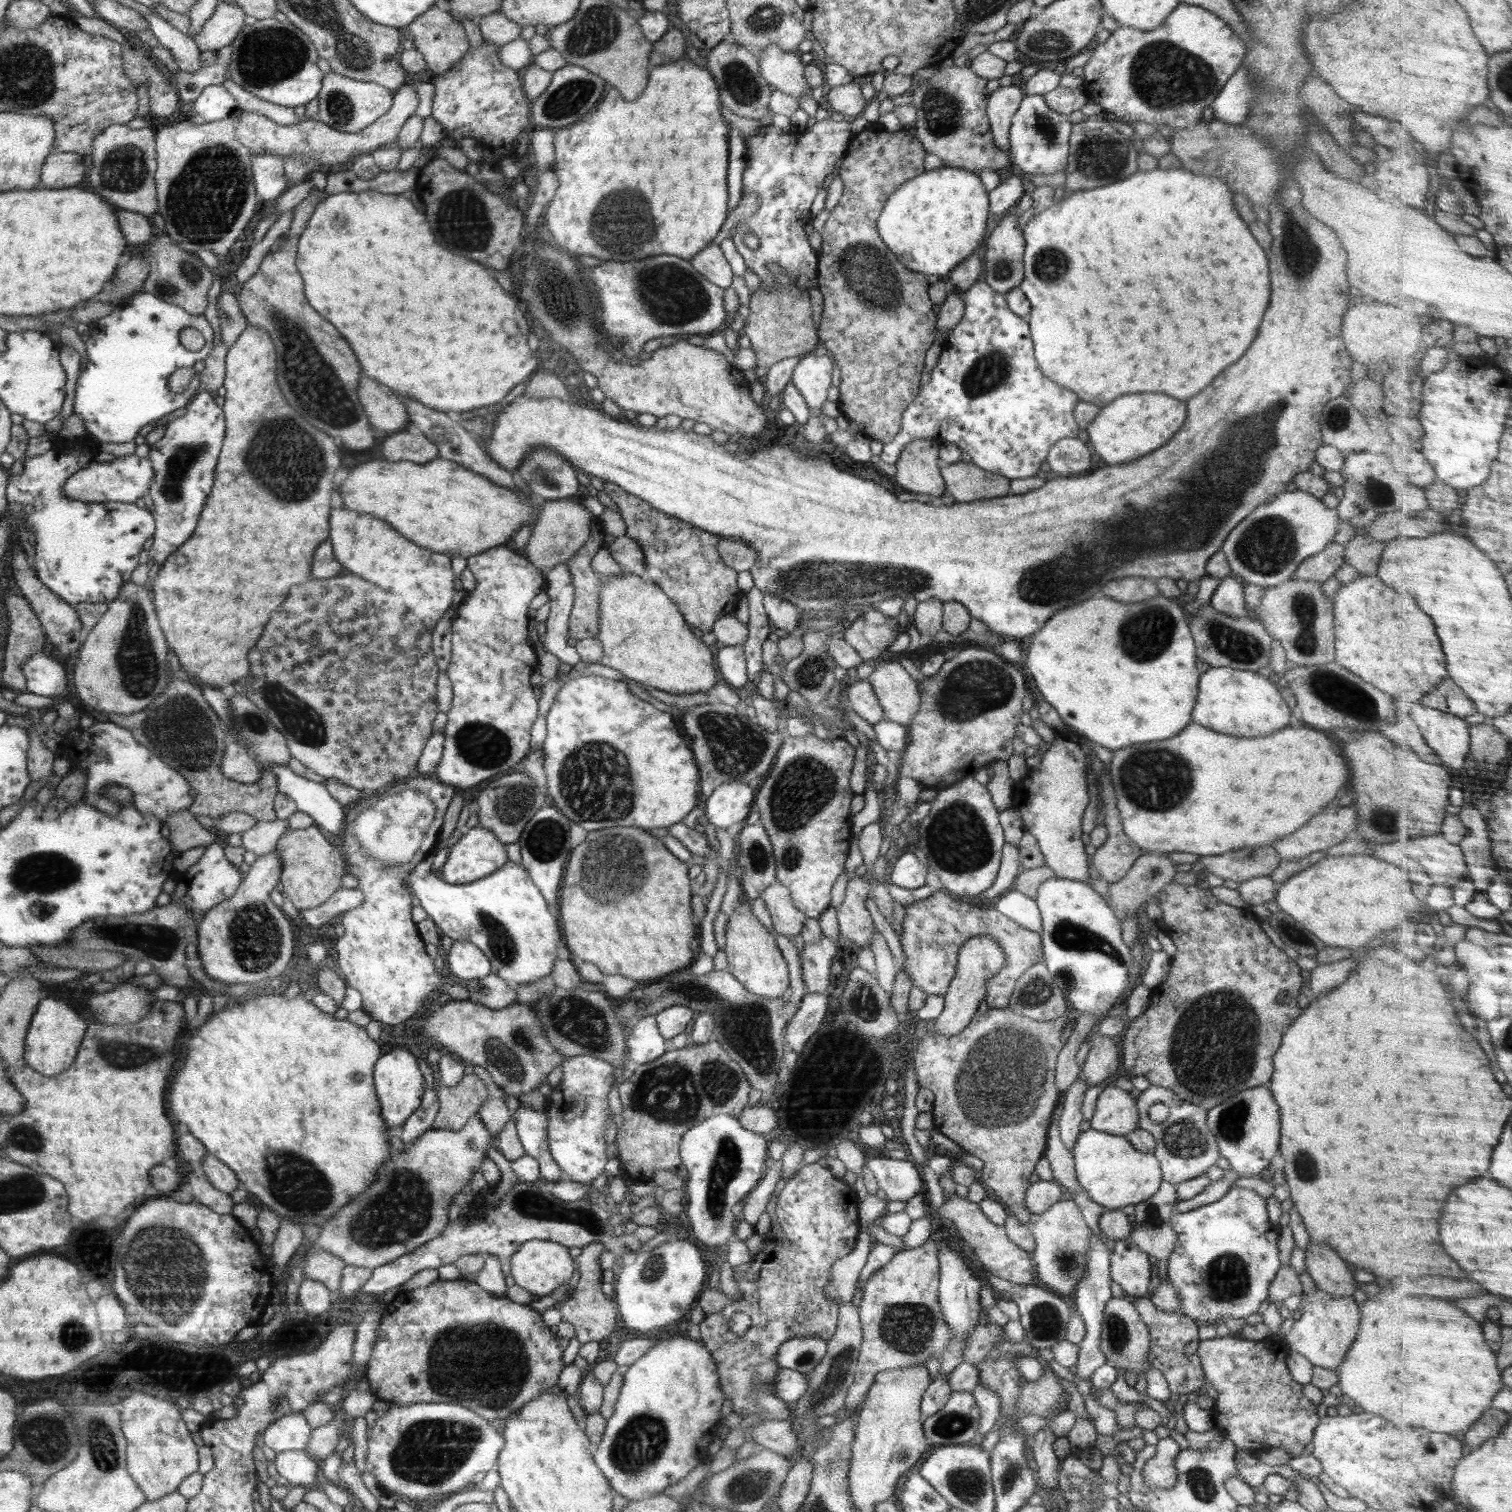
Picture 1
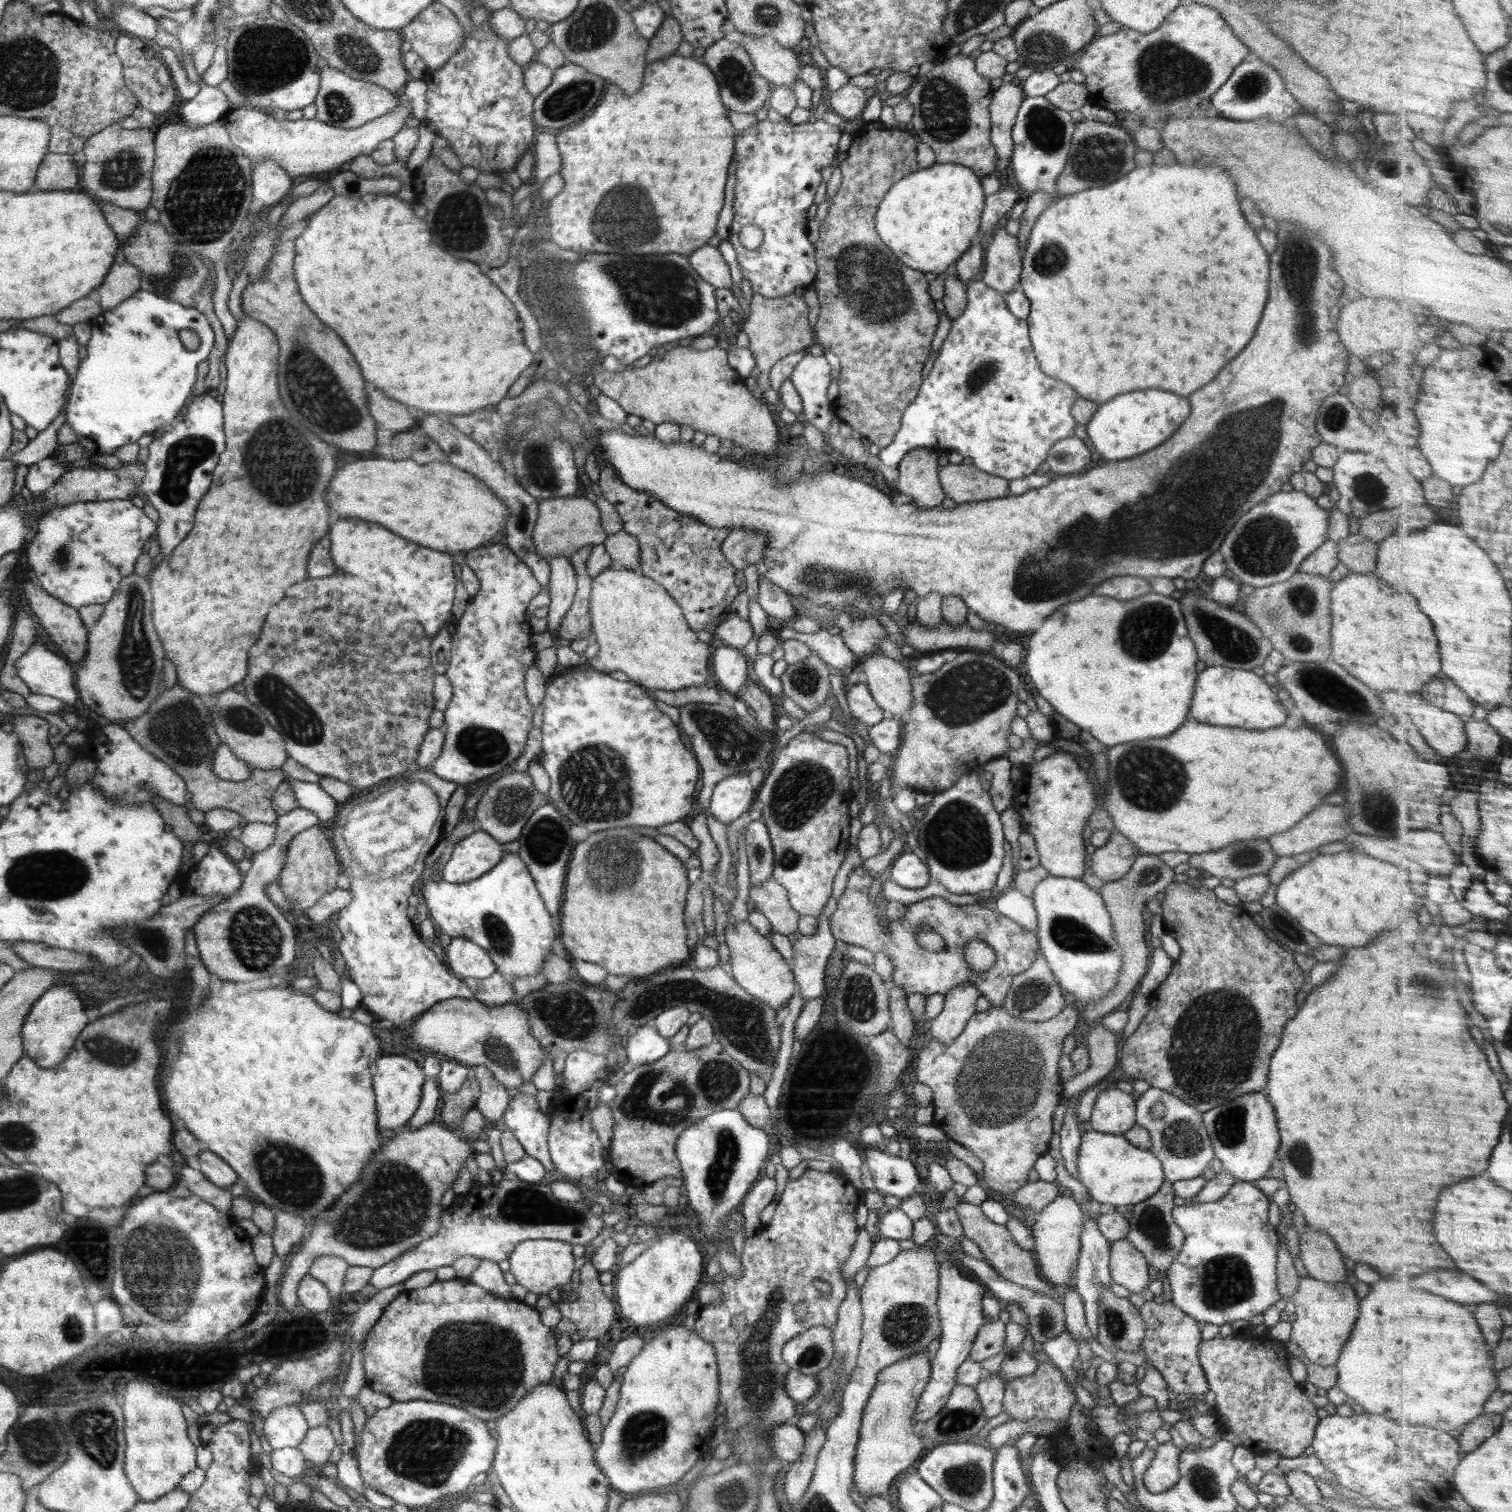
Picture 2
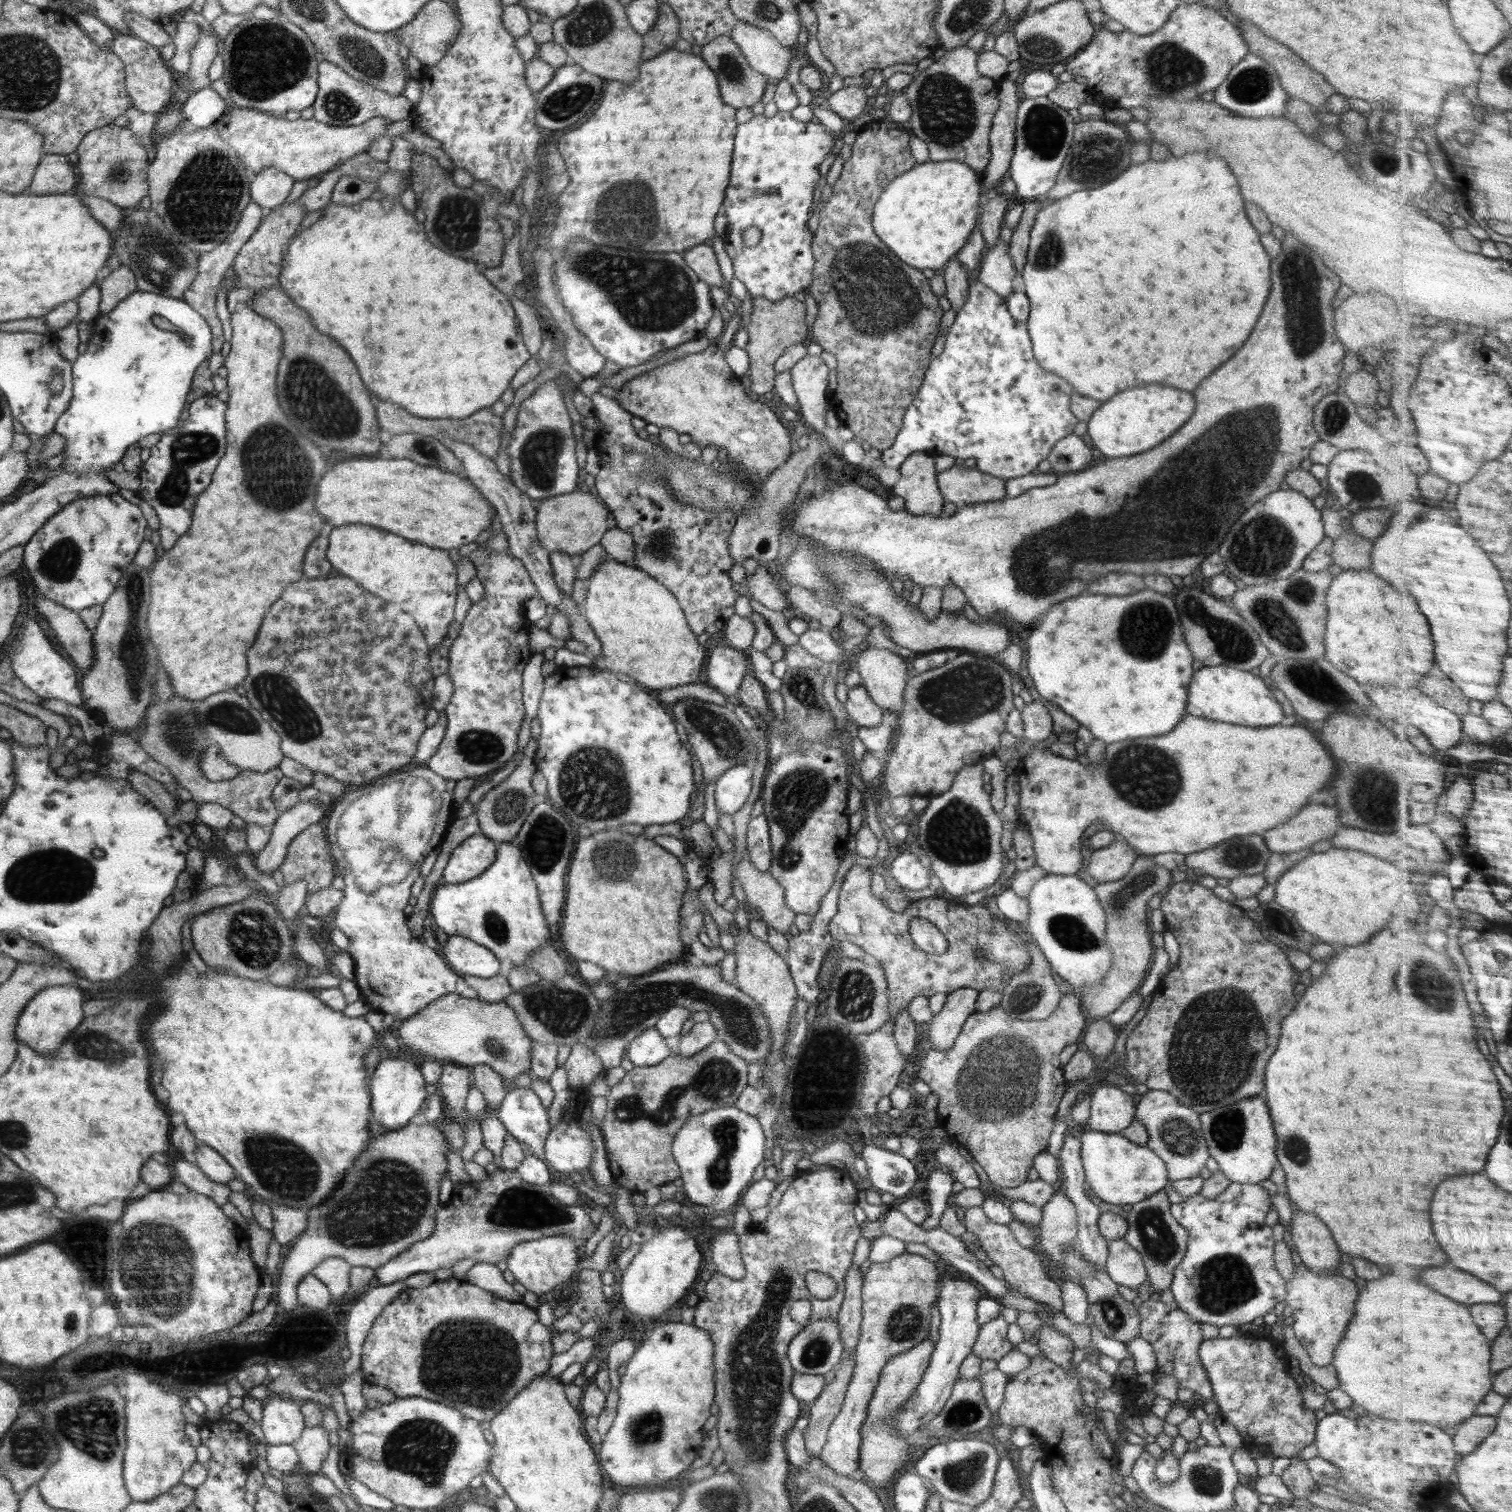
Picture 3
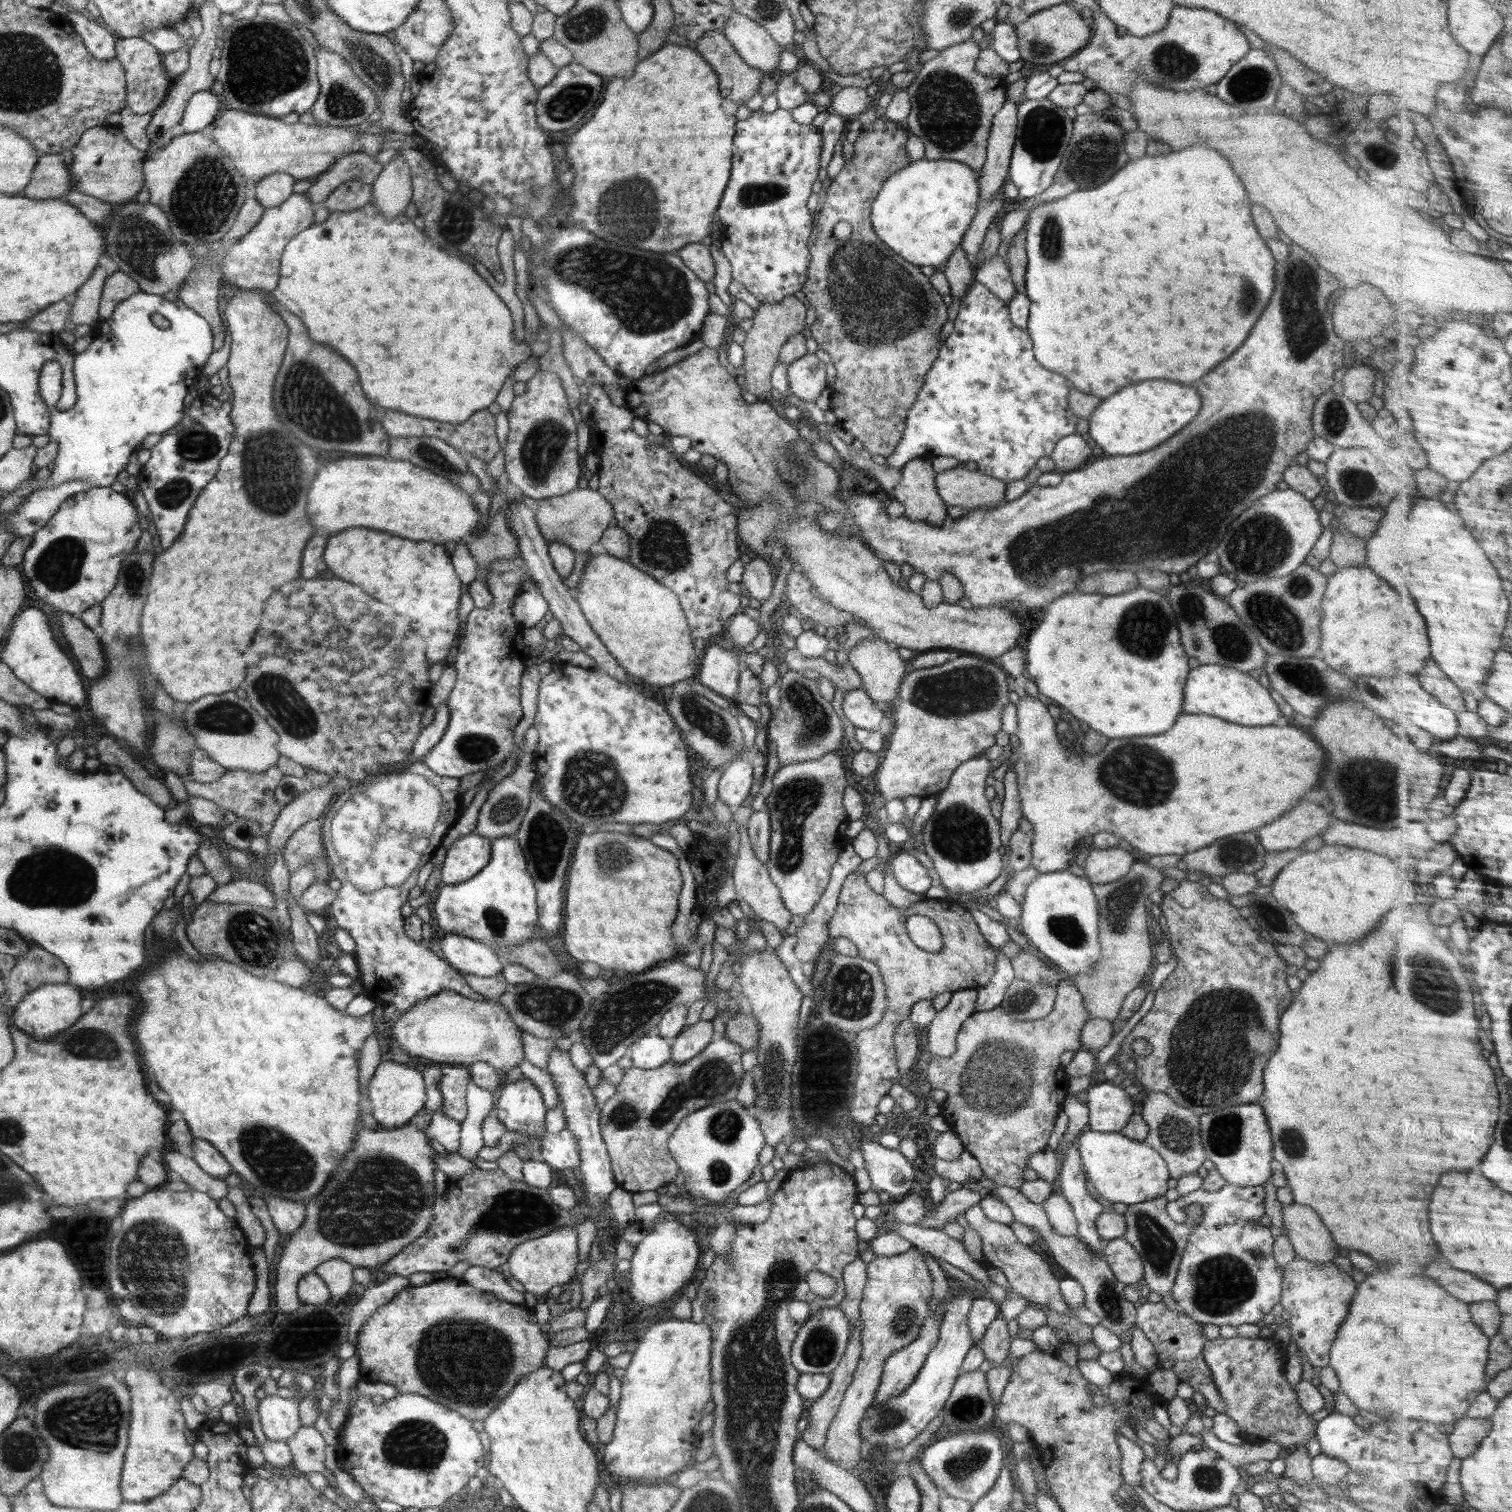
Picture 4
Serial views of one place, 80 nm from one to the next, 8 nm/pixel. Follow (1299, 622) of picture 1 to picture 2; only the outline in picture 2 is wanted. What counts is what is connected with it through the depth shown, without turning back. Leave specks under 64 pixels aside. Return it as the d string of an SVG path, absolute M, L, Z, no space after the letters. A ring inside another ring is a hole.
M1296 572L1285 582L1255 588L1248 598L1239 597L1239 607L1271 642L1274 650L1281 652L1287 662L1322 662L1328 660L1331 649L1331 590L1334 582L1329 577Z

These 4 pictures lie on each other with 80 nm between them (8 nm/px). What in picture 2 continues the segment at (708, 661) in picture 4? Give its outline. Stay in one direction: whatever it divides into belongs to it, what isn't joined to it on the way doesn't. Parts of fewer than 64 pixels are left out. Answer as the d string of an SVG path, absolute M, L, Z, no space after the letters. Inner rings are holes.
M728 645L712 649L711 668L712 684L736 696L751 679L750 664L742 651Z

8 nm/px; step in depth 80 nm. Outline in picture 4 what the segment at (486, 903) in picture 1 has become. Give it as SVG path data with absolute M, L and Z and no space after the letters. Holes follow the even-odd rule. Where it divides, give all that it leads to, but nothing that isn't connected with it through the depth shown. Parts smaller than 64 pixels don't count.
M514 835L494 838L491 841L491 859L480 872L458 884L444 885L434 904L435 929L446 934L461 935L483 943L488 947L514 947L526 945L528 941L541 939L542 930L538 926L537 890L527 869L524 853Z

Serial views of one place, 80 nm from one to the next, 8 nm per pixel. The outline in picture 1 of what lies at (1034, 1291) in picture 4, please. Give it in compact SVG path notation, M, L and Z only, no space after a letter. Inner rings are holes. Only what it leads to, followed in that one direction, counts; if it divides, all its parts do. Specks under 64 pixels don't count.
M953 1193L939 1209L939 1214L954 1222L959 1236L972 1248L979 1262L986 1266L994 1276L1020 1285L1034 1285L1034 1264L1030 1259L1031 1253L1016 1246L1008 1238L1003 1226L990 1222L988 1217L981 1212L979 1204L968 1202L967 1198Z

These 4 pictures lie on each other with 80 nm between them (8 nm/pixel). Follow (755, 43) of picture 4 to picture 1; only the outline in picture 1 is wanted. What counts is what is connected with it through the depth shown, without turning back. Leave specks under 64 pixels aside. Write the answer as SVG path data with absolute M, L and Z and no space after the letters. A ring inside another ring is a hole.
M769 44L754 53L759 60L759 69L767 83L774 89L792 95L796 101L809 89L804 78L805 64L796 53L784 52L776 44Z

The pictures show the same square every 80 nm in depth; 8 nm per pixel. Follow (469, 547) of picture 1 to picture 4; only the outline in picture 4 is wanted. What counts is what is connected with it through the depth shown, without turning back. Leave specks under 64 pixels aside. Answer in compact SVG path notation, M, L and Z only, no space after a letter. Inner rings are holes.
M342 458L320 466L308 496L312 524L336 534L350 526L366 526L383 533L434 544L461 542L481 528L482 516L469 494L428 470L404 460Z

